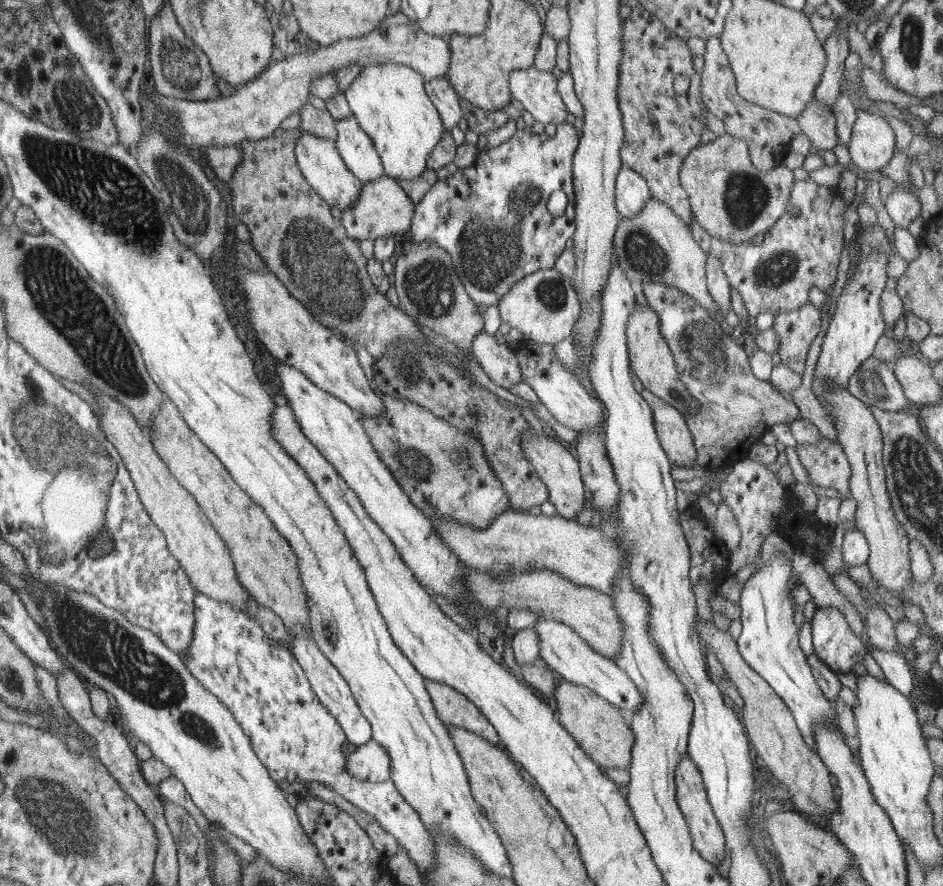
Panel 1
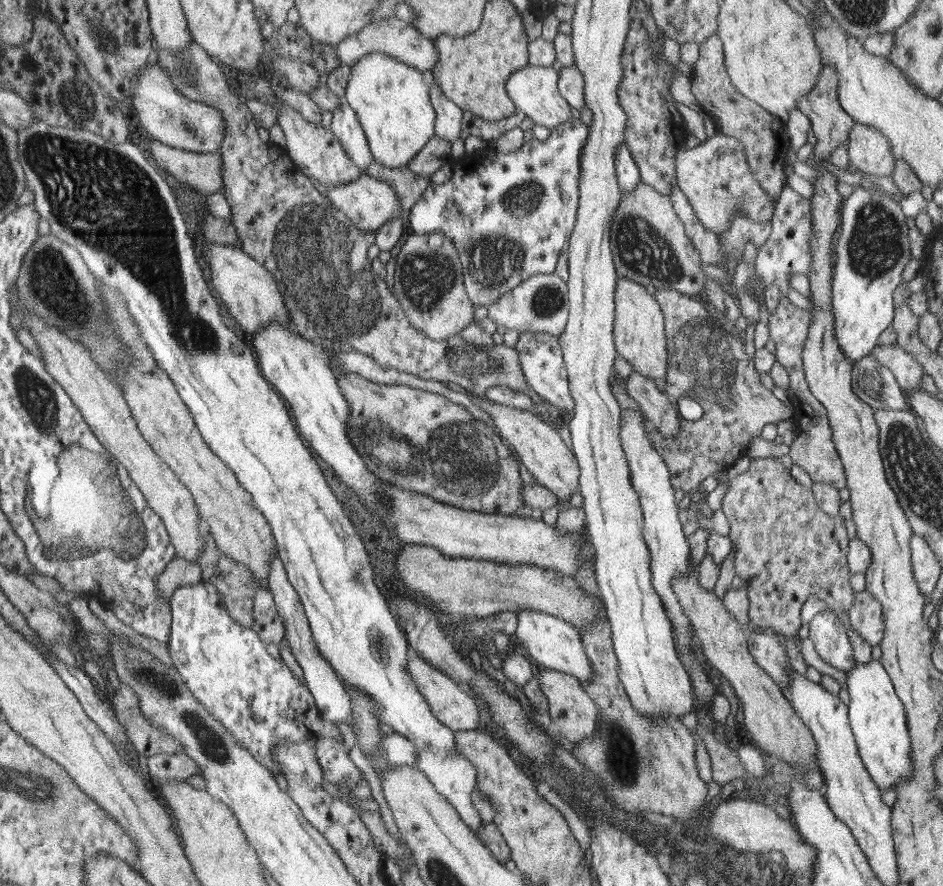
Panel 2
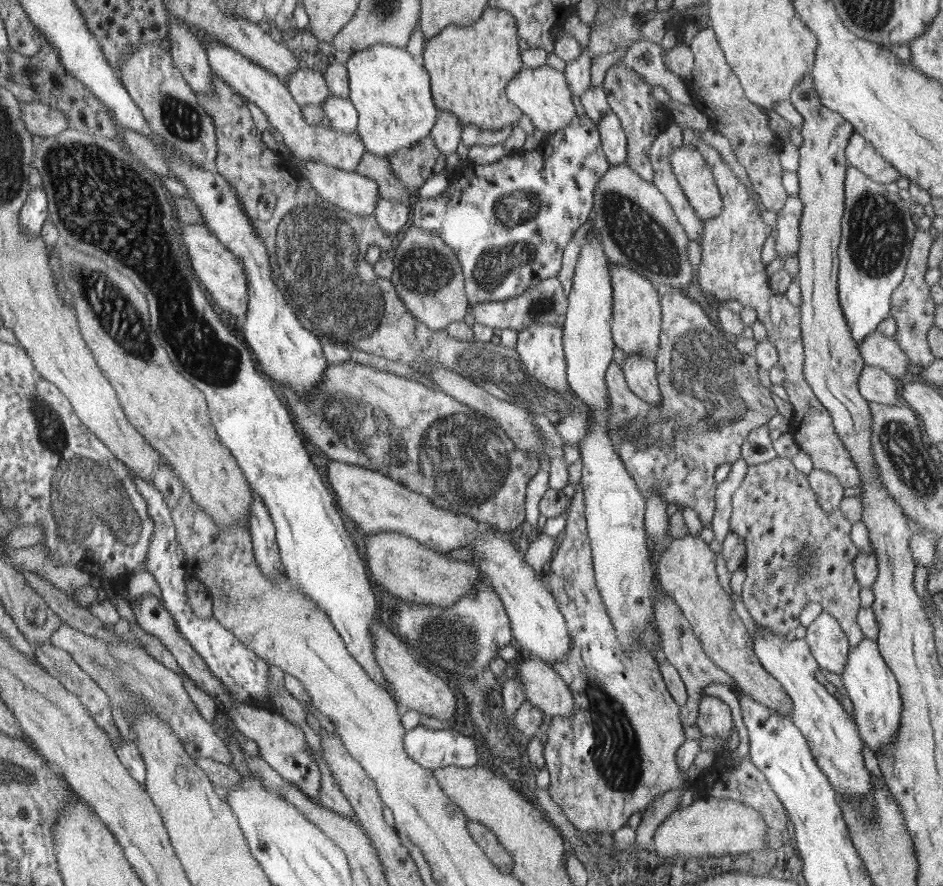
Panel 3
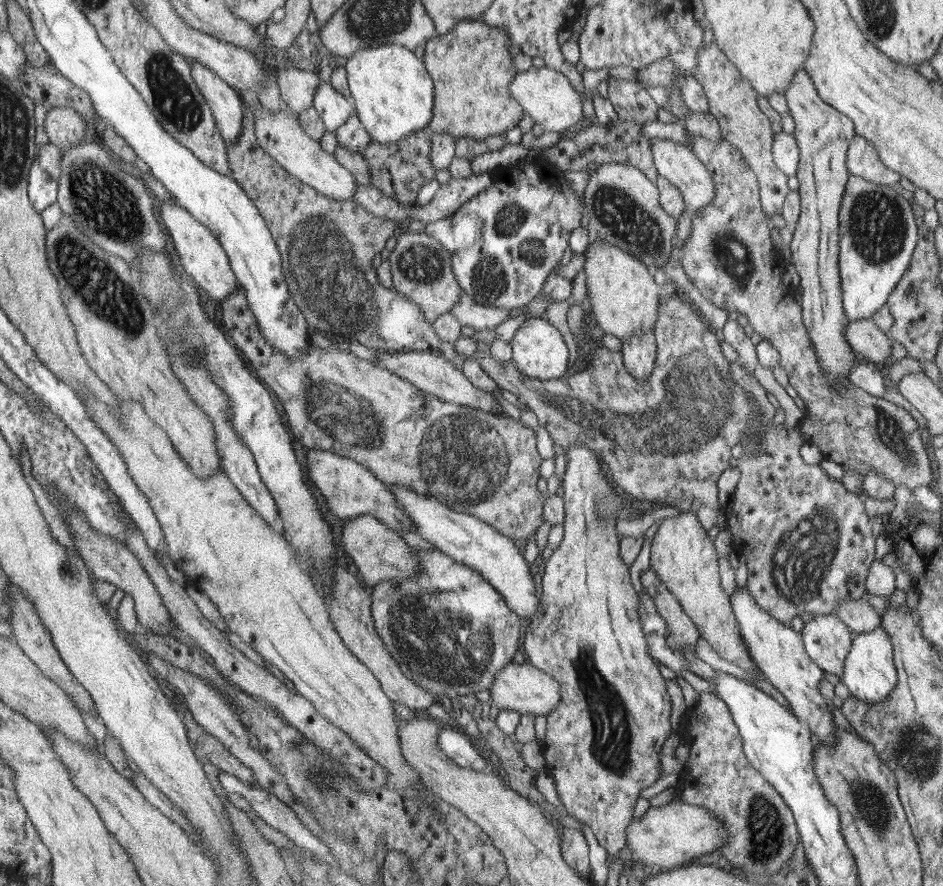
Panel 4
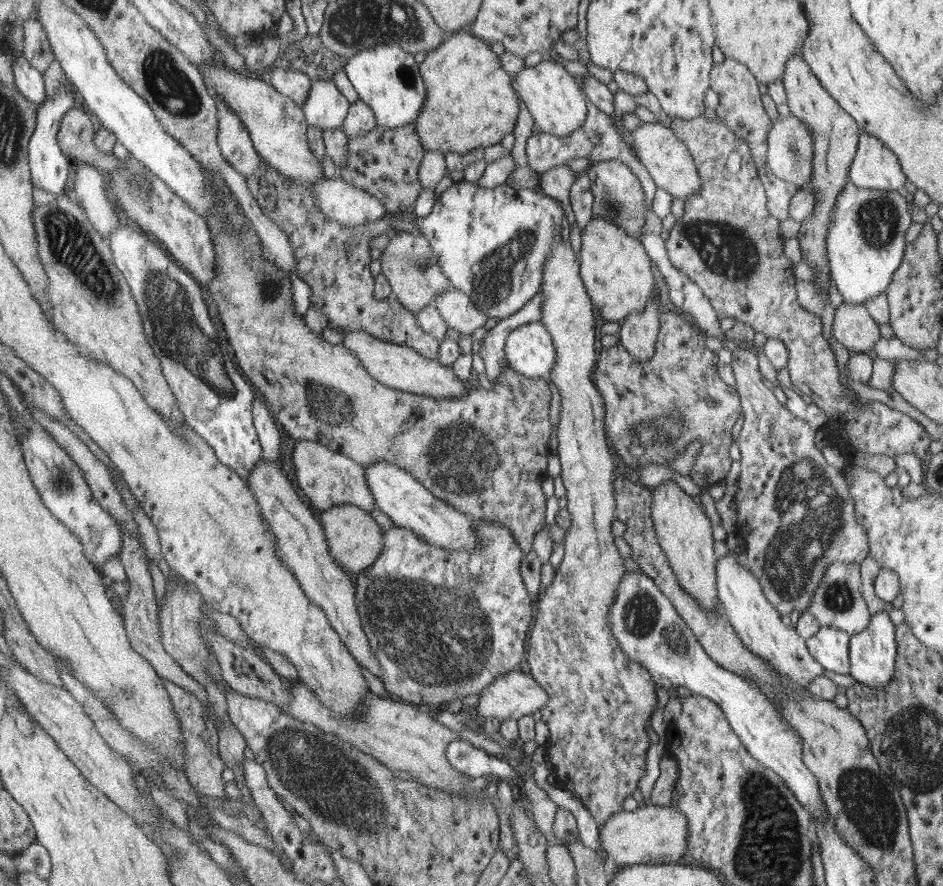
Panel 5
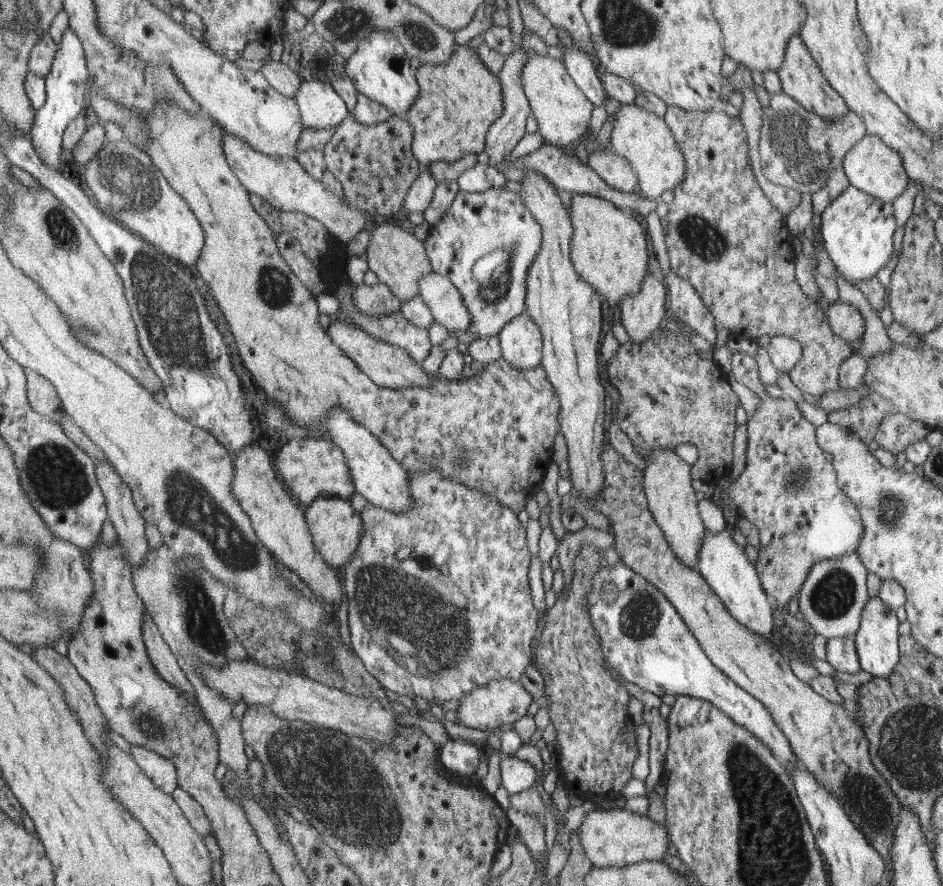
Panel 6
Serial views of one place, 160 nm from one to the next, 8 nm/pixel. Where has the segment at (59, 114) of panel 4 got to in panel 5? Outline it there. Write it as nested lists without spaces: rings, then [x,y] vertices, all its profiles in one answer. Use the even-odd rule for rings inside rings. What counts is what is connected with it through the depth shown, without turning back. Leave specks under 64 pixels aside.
[[[81,104],[76,105],[73,109],[69,109],[67,113],[63,114],[59,127],[57,127],[56,142],[61,150],[61,153],[68,157],[71,162],[87,163],[101,171],[106,172],[116,169],[121,166],[121,162],[112,156],[105,153],[100,153],[93,145],[93,122],[89,118],[89,113],[84,109]]]

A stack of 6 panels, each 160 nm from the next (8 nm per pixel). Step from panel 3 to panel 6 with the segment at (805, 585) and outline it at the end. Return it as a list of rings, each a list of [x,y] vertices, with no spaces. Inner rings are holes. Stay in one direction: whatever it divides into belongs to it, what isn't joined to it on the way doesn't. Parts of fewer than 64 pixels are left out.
[[[731,352],[730,367],[734,379],[755,392],[761,404],[757,405],[751,419],[746,421],[747,449],[743,470],[734,480],[724,476],[717,484],[739,509],[742,520],[757,528],[761,549],[752,564],[753,568],[771,603],[785,608],[797,596],[813,563],[855,552],[863,534],[863,525],[855,505],[838,487],[834,468],[818,447],[815,427],[801,414],[796,402],[784,395],[777,399],[769,397],[757,374],[754,358],[746,353]]]

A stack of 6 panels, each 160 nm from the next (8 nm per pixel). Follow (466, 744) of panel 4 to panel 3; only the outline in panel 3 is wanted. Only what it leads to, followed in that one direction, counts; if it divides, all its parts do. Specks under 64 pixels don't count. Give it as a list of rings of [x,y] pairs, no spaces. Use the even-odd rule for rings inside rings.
[[[414,727],[404,737],[405,751],[422,767],[433,770],[447,765],[473,767],[477,752],[471,737],[453,729],[425,729]]]

